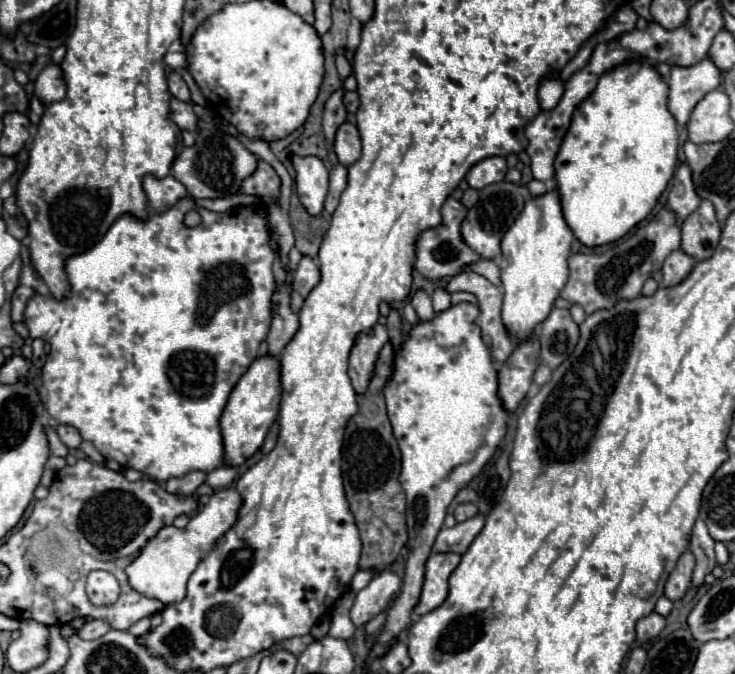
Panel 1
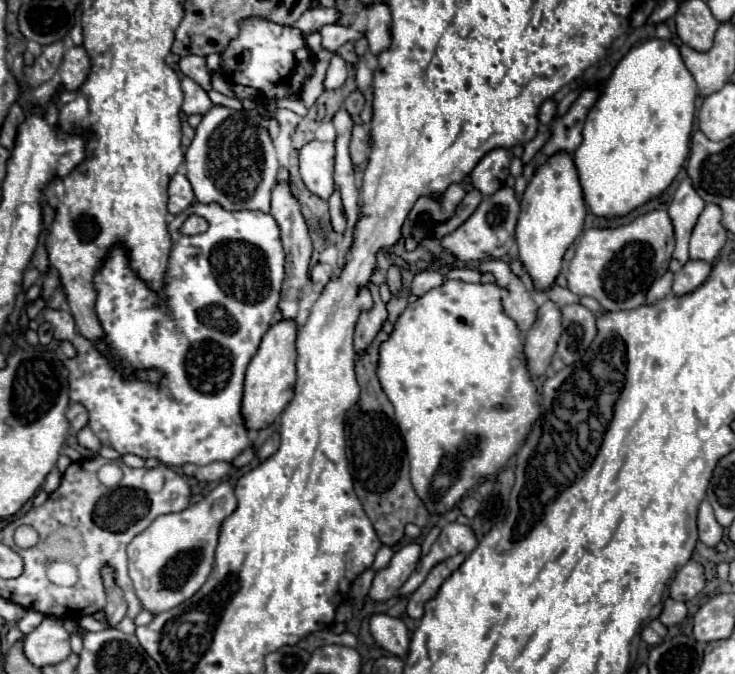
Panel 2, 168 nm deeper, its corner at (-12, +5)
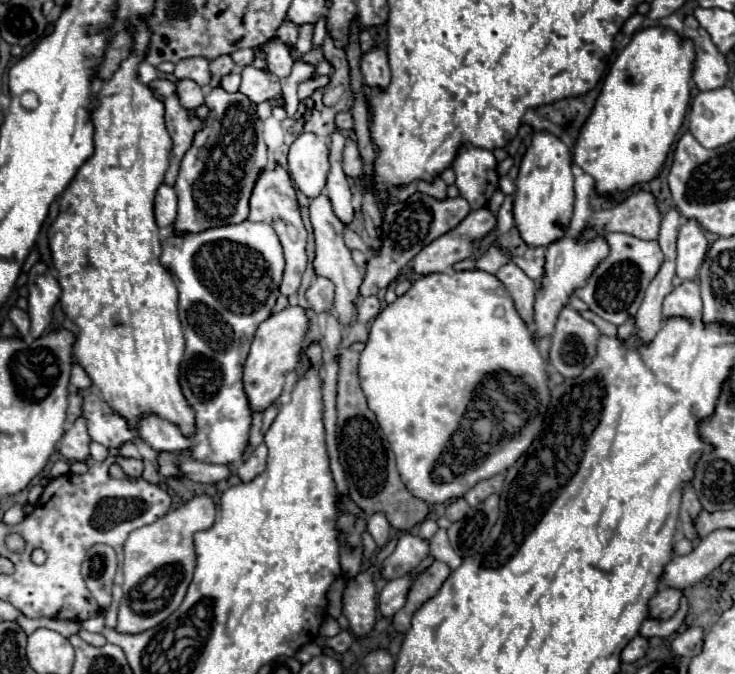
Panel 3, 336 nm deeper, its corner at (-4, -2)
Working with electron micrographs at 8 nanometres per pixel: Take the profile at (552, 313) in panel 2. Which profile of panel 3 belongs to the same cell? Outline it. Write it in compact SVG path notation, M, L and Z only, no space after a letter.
M598 235L594 241L582 239L576 243L574 239L560 239L546 249L546 275L542 279L542 287L536 293L534 303L534 321L536 321L536 339L552 335L552 329L556 325L556 317L560 315L562 307L566 305L566 299L572 295L574 289L586 285L586 279L594 271L594 267L608 255L606 241Z

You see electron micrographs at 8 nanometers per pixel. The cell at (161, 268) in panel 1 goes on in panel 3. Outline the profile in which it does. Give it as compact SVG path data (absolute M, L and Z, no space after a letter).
M252 221L212 227L200 233L170 233L170 237L164 241L164 257L160 257L160 262L170 271L180 295L178 313L180 313L180 323L184 327L186 351L180 363L178 379L188 405L194 409L196 433L184 435L180 433L180 427L176 423L164 421L162 417L156 417L152 413L144 415L138 421L138 425L130 425L126 417L120 417L116 411L108 411L94 389L86 389L80 391L80 395L84 397L82 415L88 421L88 435L92 441L108 449L120 449L128 441L132 443L138 441L148 445L156 453L166 451L166 453L180 455L188 451L190 459L208 461L214 465L236 463L240 461L248 445L248 431L252 419L252 411L242 387L242 365L246 361L250 341L258 325L272 315L274 303L278 299L278 285L282 281L282 271L284 271L284 255L280 249L280 241L276 237L276 231L268 223L252 223Z

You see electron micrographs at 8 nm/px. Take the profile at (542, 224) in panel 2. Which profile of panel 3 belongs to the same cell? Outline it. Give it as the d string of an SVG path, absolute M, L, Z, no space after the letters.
M534 133L532 145L520 163L514 195L514 223L528 247L548 247L568 231L574 211L574 175L570 149L552 133Z

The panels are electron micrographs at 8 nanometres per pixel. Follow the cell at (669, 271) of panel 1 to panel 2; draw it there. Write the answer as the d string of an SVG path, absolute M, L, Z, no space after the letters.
M690 260L682 266L680 272L674 274L674 284L672 284L672 294L674 296L684 296L694 292L696 288L700 288L708 276L710 276L712 266L708 262L698 262L698 260Z

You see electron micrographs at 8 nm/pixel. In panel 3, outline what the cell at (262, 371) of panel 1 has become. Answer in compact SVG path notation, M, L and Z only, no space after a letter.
M286 307L278 313L272 313L258 329L252 339L252 347L248 359L244 363L244 393L250 401L250 409L254 413L262 413L268 409L282 393L286 375L296 367L300 355L300 343L308 329L308 317L302 307Z

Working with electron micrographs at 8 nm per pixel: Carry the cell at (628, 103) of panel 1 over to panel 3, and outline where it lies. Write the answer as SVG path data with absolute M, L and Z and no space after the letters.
M648 27L638 31L632 41L624 47L624 51L616 57L604 79L594 109L578 133L572 151L574 165L578 165L586 175L594 179L594 189L598 195L622 193L632 189L634 185L648 183L660 175L690 103L692 61L694 45L666 27Z

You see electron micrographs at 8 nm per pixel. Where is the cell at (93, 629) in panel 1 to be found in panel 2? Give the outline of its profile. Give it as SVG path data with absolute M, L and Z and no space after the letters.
M102 566L100 574L102 574L106 596L108 596L108 604L106 604L104 612L106 612L110 624L118 624L126 614L126 602L124 602L122 588L114 580L114 568L112 566Z

